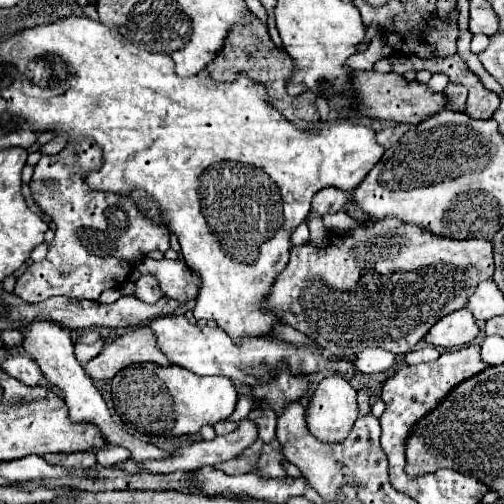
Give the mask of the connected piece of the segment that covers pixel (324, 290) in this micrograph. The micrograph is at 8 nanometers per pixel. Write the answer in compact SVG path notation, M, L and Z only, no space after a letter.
M394 218L368 222L372 224L370 230L336 236L330 250L310 250L310 244L290 246L290 262L276 276L270 294L264 298L266 304L262 304L280 322L306 334L334 356L336 350L358 354L368 346L380 346L394 354L410 352L442 316L464 308L474 286L492 278L494 272L490 240L434 238L418 230L418 226L404 226L402 222L394 222Z

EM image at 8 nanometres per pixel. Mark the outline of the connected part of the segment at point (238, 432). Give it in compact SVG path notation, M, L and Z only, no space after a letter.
M244 418L238 422L238 428L230 434L224 434L224 436L216 436L214 440L210 442L192 442L188 444L186 448L178 448L174 452L174 458L168 458L166 462L150 462L150 466L146 466L146 470L138 470L138 466L134 466L130 460L118 464L118 468L126 470L126 472L150 472L150 474L172 474L172 472L178 472L178 470L194 470L198 466L214 466L214 464L220 464L220 462L226 462L226 460L232 460L236 456L242 454L244 448L252 446L252 442L256 442L258 438L258 426L250 420L250 418Z

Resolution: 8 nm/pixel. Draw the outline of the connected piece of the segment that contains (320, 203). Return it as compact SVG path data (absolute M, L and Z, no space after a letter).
M324 188L320 192L314 194L312 198L312 212L322 218L326 214L334 214L338 210L344 210L348 202L348 194L342 190L334 190L334 188Z

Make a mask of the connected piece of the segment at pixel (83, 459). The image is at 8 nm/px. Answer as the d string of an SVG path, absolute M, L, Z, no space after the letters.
M92 450L70 452L70 454L48 454L44 458L48 462L62 462L62 466L94 466L96 464Z

